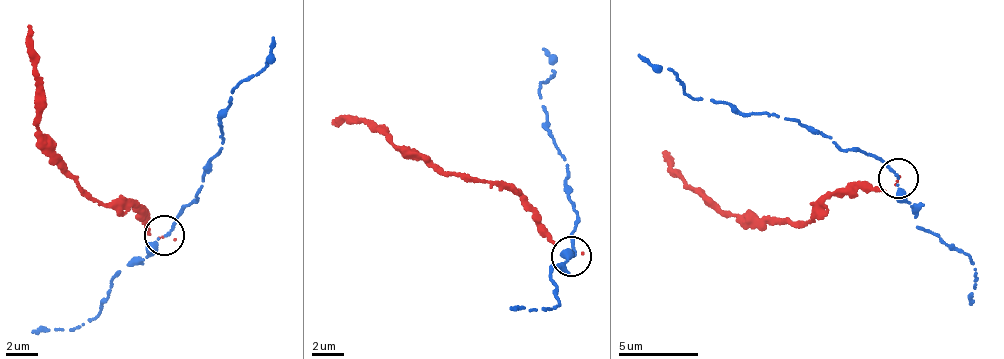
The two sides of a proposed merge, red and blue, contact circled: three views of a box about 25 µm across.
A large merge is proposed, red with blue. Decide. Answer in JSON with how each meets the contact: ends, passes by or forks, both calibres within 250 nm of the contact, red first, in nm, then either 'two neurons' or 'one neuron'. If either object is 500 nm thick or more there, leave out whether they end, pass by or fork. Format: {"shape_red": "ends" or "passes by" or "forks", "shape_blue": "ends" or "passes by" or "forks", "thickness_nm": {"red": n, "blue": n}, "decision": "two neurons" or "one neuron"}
{"shape_red": "ends", "shape_blue": "passes by", "thickness_nm": {"red": 100, "blue": 180}, "decision": "two neurons"}

